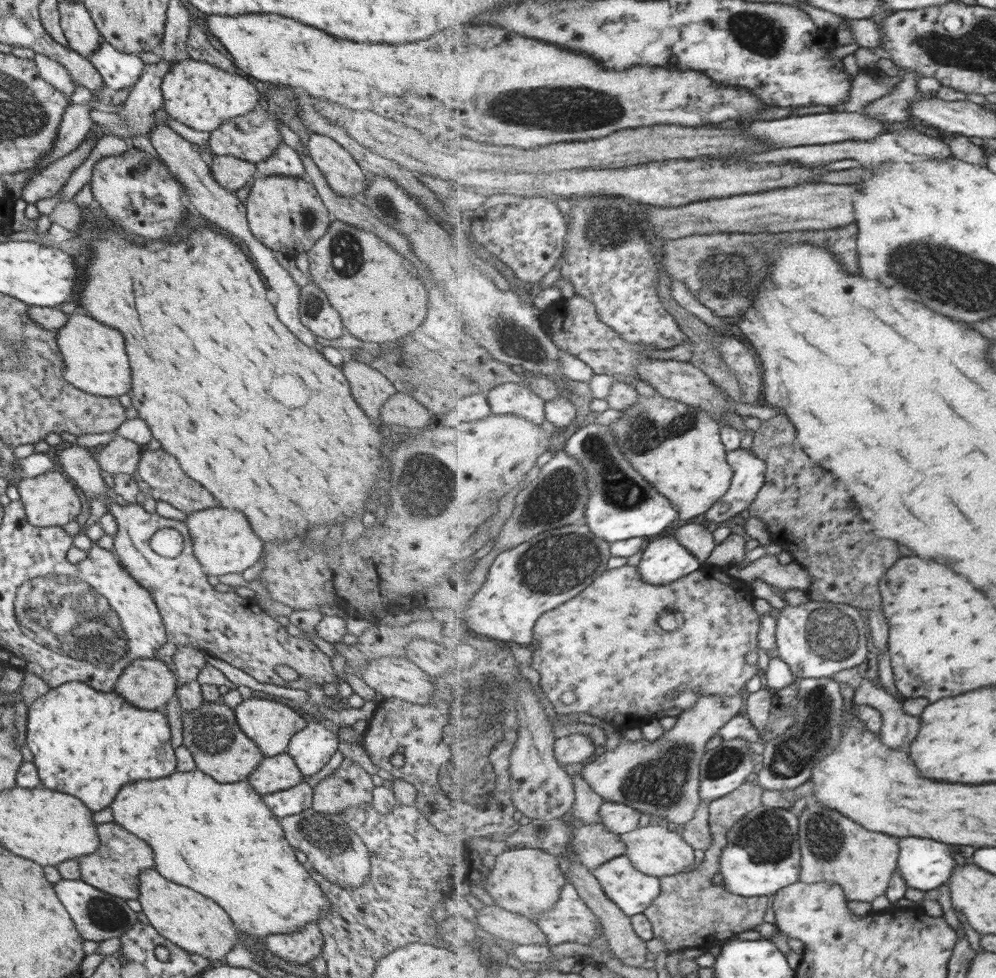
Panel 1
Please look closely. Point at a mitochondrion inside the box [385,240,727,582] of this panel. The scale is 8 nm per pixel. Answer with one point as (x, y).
(427, 477)

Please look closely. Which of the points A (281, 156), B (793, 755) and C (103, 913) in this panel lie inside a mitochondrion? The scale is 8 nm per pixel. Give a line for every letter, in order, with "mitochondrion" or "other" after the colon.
A: other
B: mitochondrion
C: mitochondrion

